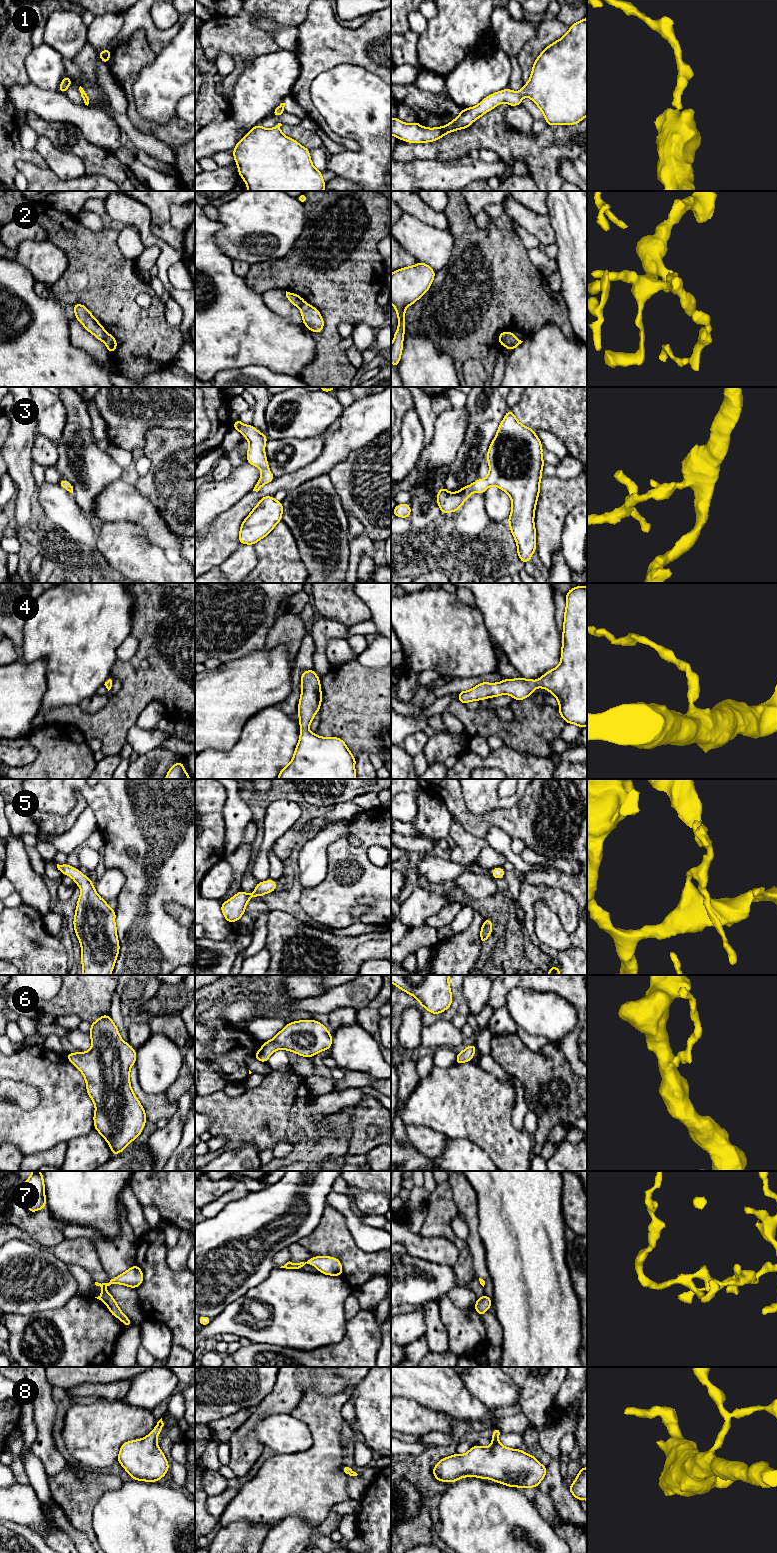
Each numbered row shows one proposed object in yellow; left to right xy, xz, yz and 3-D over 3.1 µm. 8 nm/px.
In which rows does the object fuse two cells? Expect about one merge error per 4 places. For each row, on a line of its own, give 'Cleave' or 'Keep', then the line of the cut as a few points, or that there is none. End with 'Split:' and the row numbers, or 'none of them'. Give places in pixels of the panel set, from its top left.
1: Keep. No split
2: Cleave. Split along yz (507, 332), (501, 344)
3: Keep. No split
4: Keep. No split
5: Keep. No split
6: Keep. No split
7: Keep. No split
8: Keep. No split
Split: 2

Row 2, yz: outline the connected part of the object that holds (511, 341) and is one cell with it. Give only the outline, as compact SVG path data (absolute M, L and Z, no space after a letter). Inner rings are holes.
M507 332L502 346L508 348L511 352L515 347L521 344L523 341L519 340L513 332Z

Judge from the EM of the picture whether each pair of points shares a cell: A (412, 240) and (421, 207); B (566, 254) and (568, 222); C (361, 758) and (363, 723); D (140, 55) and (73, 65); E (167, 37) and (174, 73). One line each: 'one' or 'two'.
A: two
B: one
C: two
D: two
E: two

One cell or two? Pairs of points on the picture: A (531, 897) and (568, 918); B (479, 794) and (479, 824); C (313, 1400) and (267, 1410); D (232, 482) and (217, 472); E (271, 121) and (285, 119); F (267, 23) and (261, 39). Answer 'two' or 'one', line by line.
A: one
B: two
C: two
D: two
E: one
F: two

